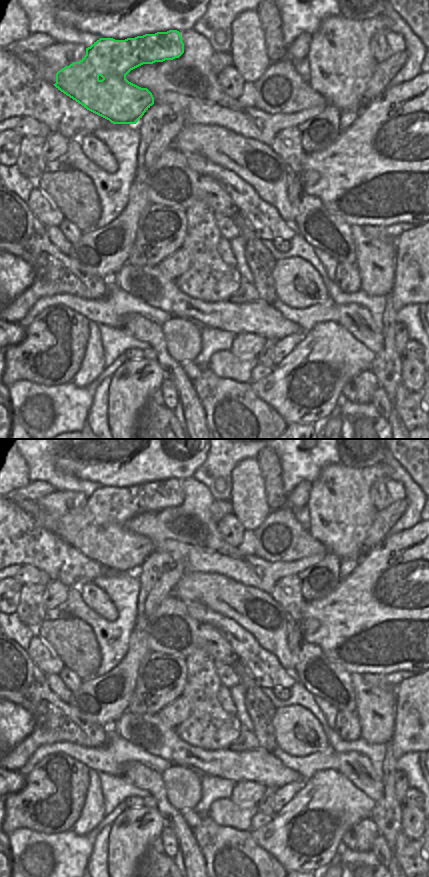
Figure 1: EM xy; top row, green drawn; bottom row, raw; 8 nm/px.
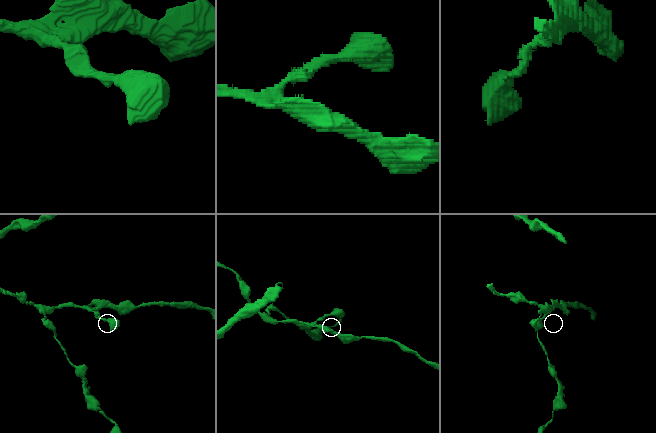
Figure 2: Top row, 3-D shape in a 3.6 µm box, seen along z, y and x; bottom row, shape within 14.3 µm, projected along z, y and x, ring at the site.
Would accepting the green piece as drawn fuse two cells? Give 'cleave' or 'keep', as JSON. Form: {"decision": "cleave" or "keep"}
{"decision": "keep"}

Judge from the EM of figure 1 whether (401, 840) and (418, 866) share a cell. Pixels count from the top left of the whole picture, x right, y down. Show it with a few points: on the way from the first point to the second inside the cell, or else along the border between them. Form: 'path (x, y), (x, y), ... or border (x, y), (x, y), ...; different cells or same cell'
path (404, 846), (414, 856), (415, 860); same cell

